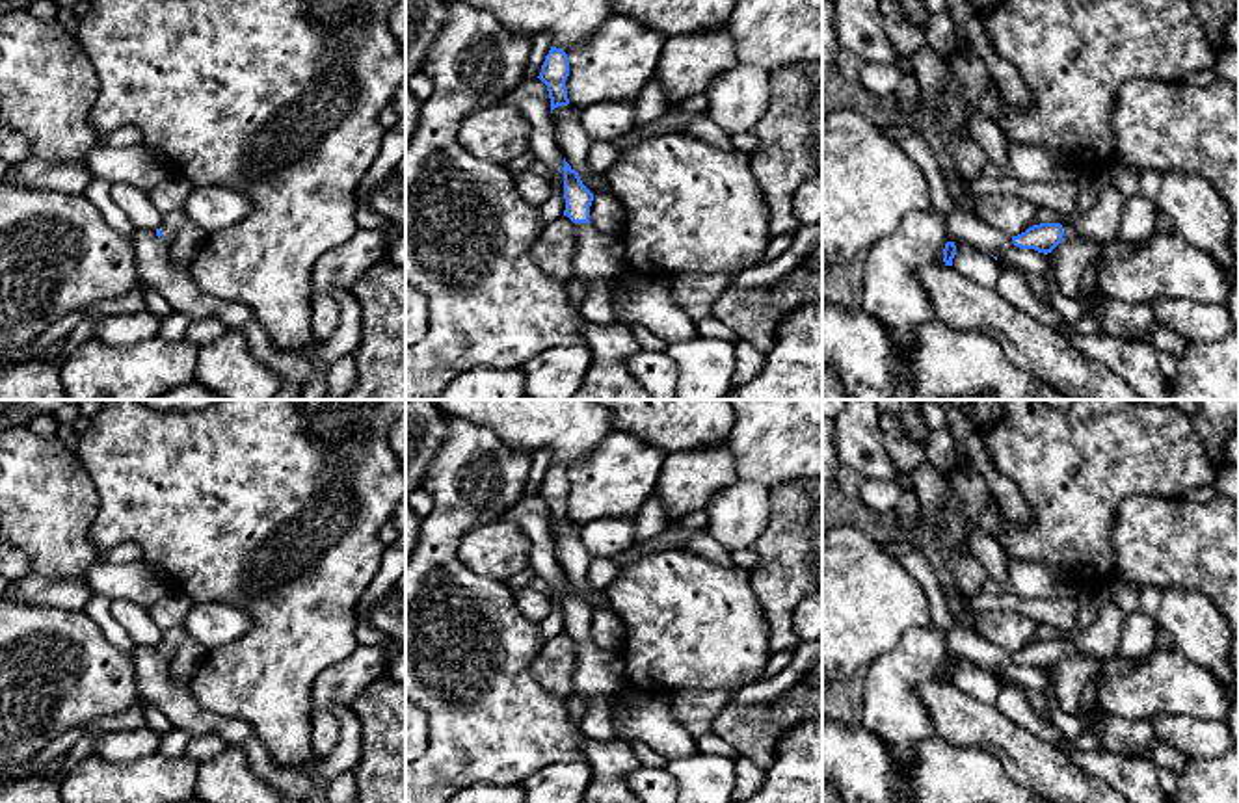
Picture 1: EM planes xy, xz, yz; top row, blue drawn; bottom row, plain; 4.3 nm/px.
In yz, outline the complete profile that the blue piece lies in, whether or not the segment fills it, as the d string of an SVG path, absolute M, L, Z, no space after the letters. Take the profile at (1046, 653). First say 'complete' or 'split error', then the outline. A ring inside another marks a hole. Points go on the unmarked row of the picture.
split error; M1111 600L1099 610L1086 630L1073 632L1066 641L1032 641L1025 649L1012 652L1012 660L1019 665L1034 665L1044 671L1051 669L1062 656L1070 654L1083 654L1107 662L1118 656L1124 619L1126 613Z

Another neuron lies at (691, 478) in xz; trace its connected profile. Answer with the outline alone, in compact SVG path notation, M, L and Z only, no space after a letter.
M729 442L698 446L666 455L655 491L660 496L668 524L707 502L737 480Z

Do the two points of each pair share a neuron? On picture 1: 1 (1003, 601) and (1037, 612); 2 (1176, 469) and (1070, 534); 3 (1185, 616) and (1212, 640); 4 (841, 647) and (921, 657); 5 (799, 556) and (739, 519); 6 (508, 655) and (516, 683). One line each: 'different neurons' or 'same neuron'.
1: same neuron
2: same neuron
3: same neuron
4: different neurons
5: different neurons
6: same neuron

